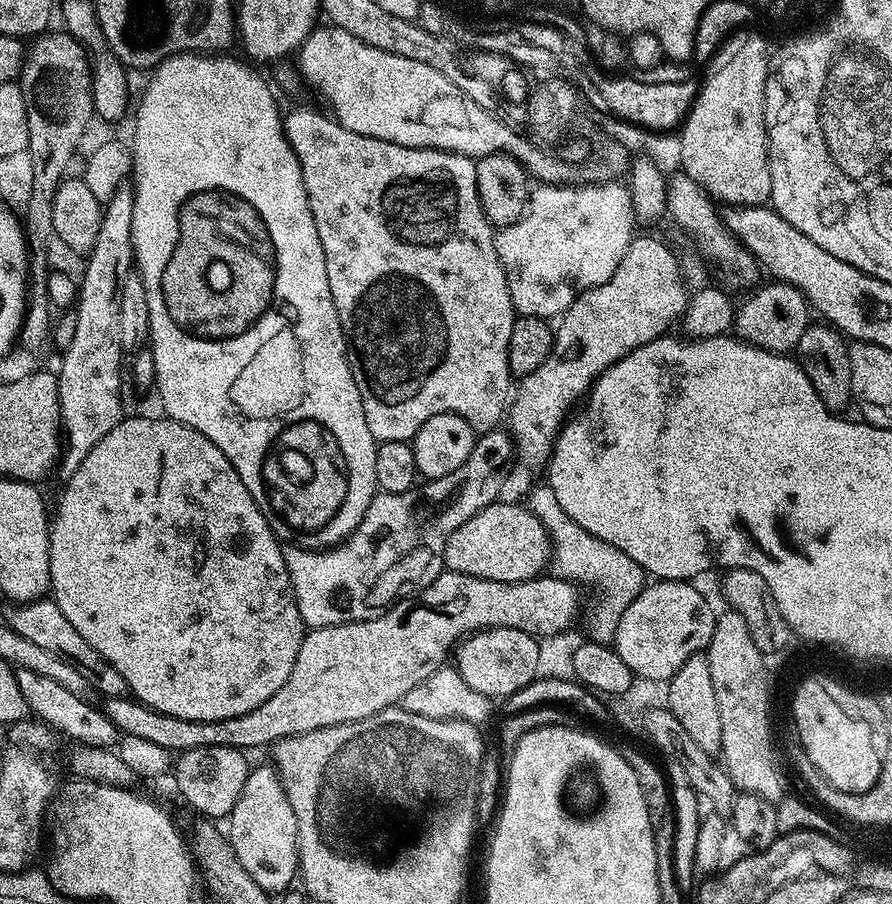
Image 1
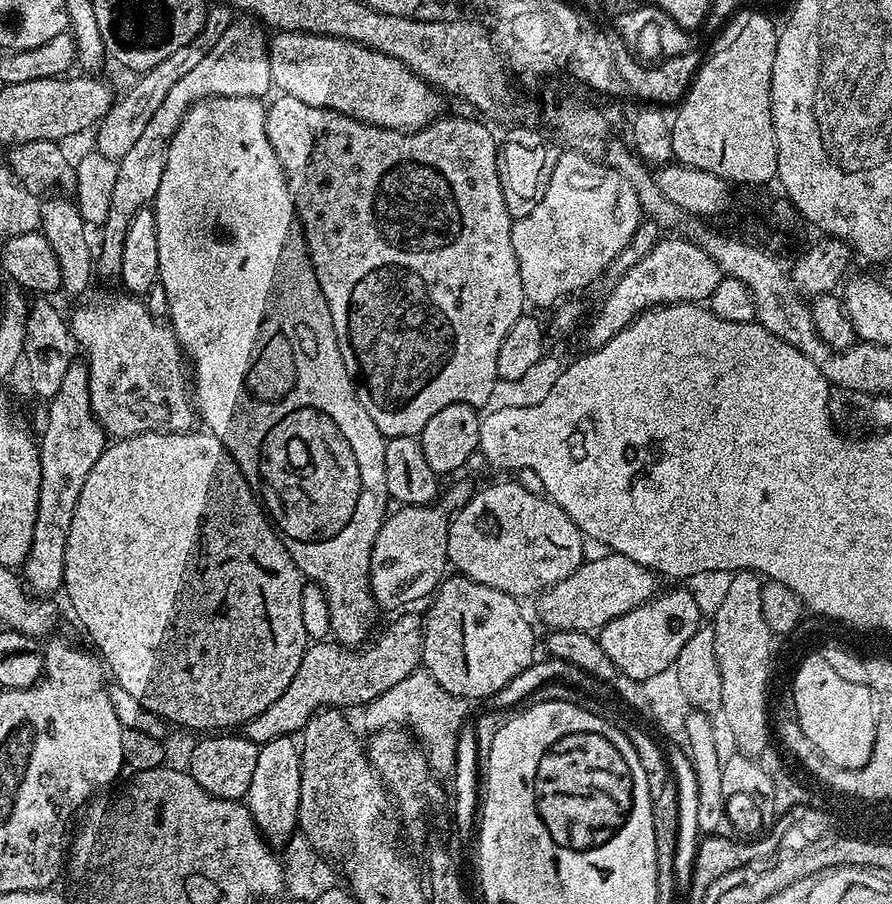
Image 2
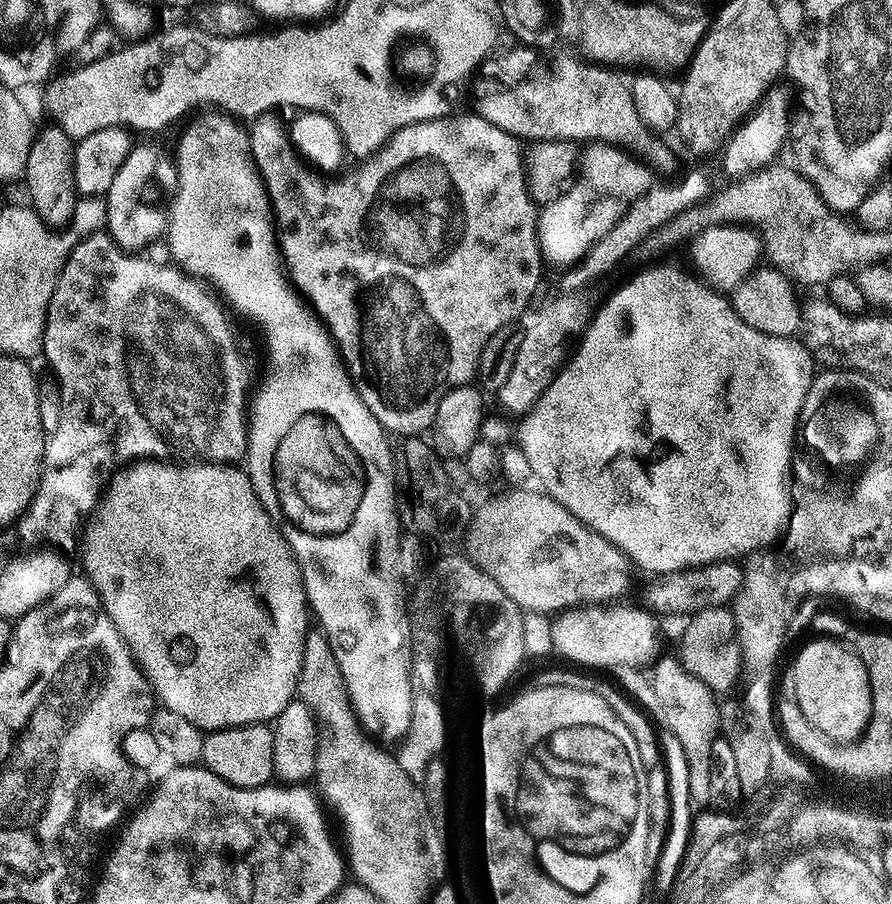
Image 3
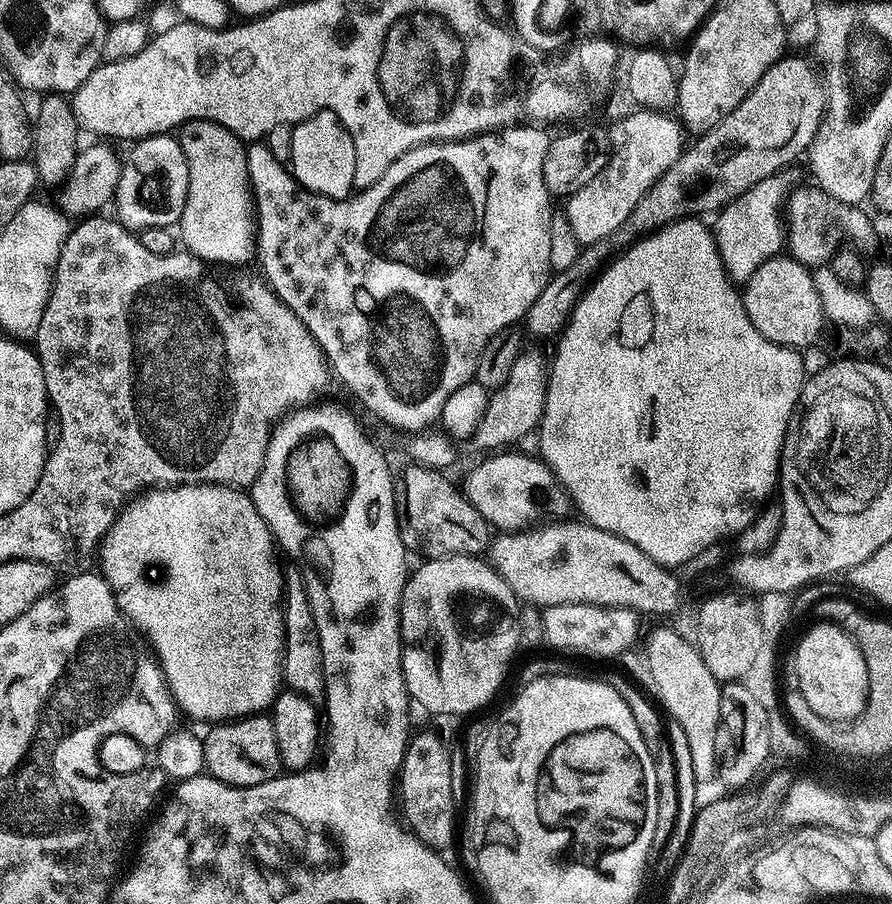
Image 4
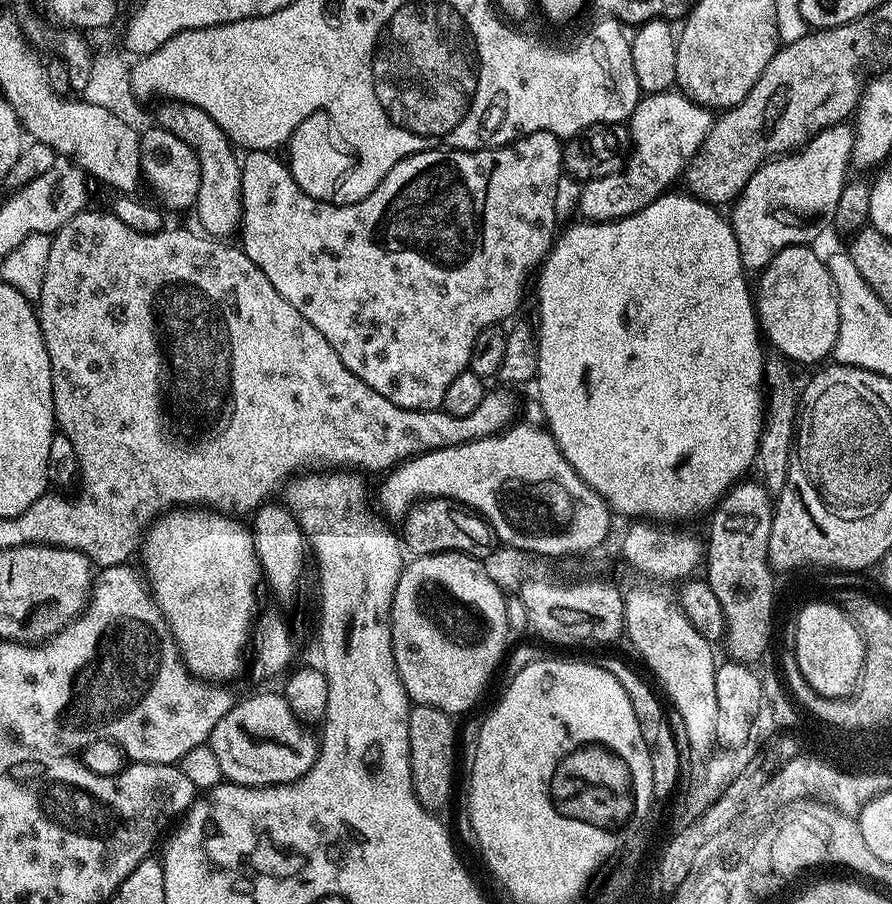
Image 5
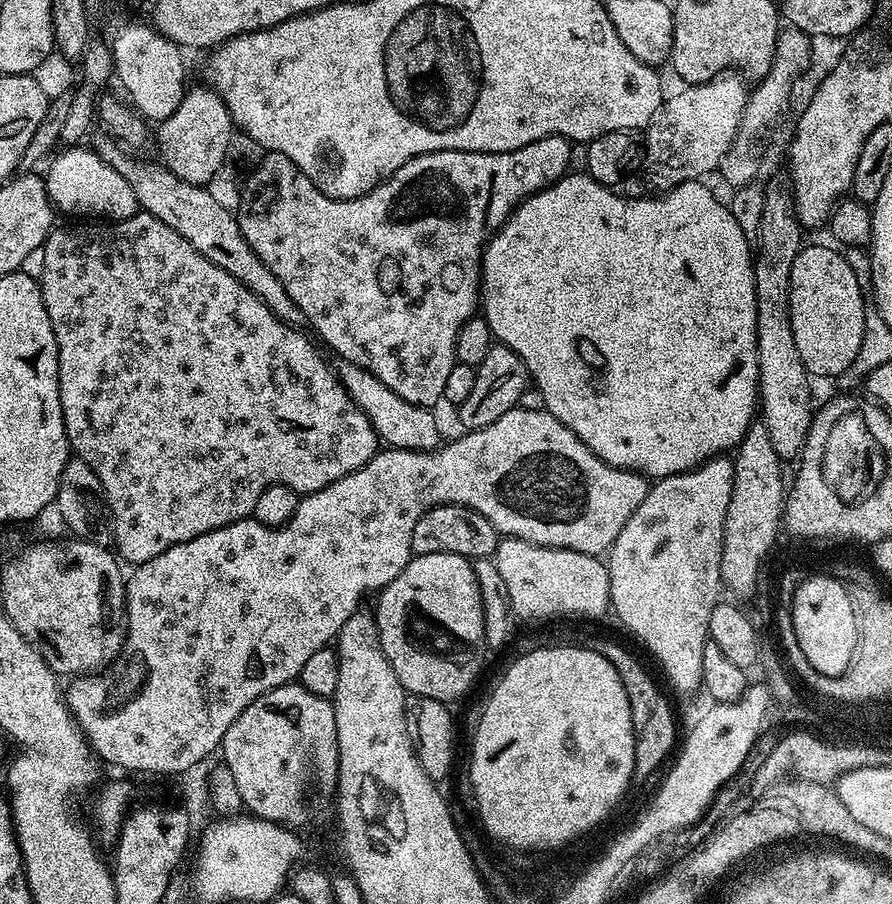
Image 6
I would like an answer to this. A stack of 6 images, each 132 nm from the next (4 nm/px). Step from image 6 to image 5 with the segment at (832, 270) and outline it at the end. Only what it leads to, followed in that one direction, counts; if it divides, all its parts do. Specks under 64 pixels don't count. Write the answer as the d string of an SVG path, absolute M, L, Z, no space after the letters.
M799 244L779 252L759 273L760 289L757 287L754 292L756 314L763 335L767 341L769 338L771 347L785 360L797 365L819 365L827 361L838 342L838 294L825 257L819 256L814 249Z

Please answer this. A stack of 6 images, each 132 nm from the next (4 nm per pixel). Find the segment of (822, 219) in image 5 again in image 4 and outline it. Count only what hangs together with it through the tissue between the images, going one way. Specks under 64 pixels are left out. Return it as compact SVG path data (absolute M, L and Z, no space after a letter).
M792 170L775 172L770 178L750 186L738 199L715 213L714 235L728 276L734 282L747 282L762 262L781 255L786 244L786 220L782 213L794 191Z

